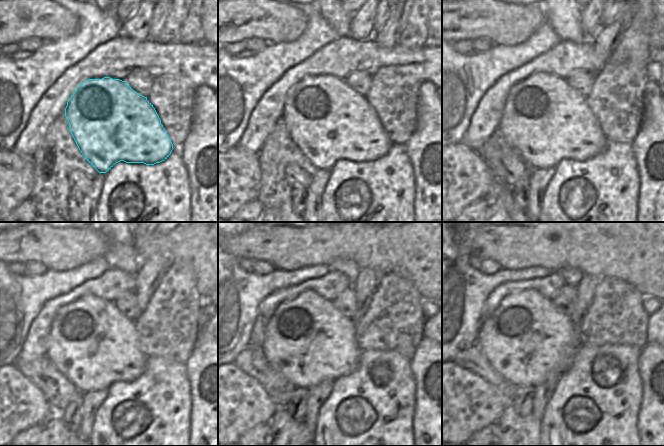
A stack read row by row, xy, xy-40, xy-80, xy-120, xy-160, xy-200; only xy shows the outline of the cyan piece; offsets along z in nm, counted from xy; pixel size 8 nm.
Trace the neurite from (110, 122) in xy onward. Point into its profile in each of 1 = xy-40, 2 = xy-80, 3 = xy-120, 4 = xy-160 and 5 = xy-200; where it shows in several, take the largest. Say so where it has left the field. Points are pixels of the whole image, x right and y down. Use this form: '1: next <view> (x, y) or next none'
1: next xy-40 (327, 120)
2: next xy-80 (545, 120)
3: next xy-120 (92, 343)
4: next xy-160 (307, 340)
5: next xy-200 (526, 339)

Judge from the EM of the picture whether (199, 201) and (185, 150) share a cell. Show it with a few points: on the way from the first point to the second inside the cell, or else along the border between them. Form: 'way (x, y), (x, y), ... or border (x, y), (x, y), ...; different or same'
way (199, 188), (196, 180), (195, 163); same

